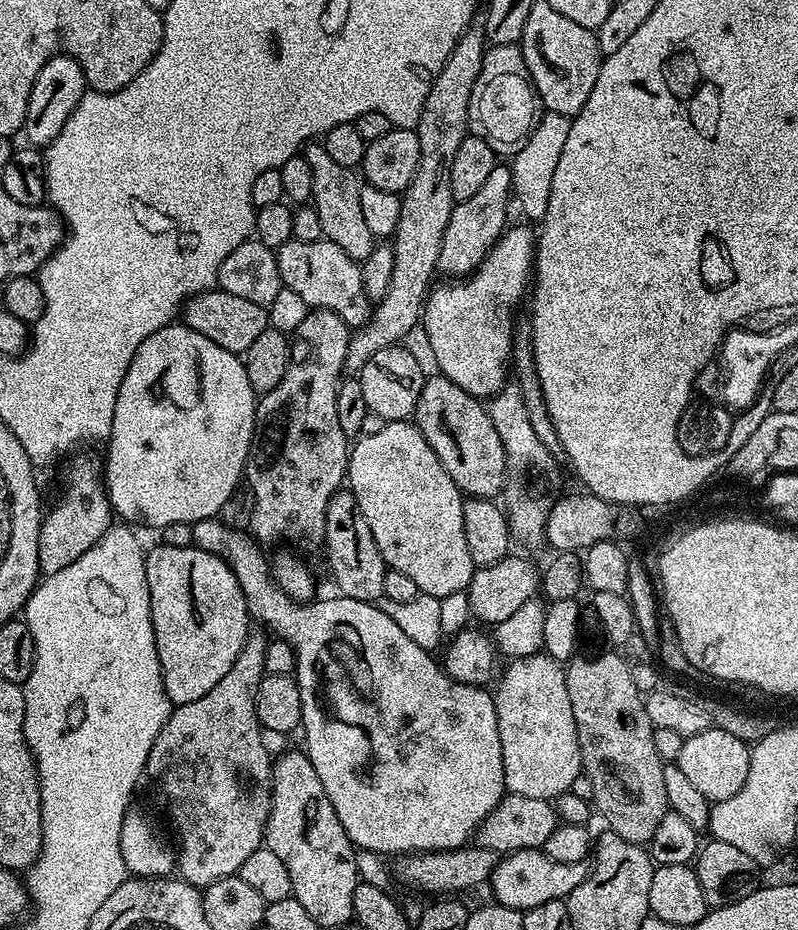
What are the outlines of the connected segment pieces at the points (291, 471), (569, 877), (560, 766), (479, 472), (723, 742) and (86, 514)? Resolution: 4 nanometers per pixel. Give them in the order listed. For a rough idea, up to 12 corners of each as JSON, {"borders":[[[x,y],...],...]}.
{"borders":[[[314,308],[259,397],[243,479],[264,546],[324,539],[348,474],[350,329]],[[539,848],[501,855],[491,899],[527,912],[564,900],[590,864]],[[515,657],[495,689],[505,789],[583,773],[565,667]],[[429,375],[414,423],[465,497],[499,497],[502,438],[477,397]],[[719,726],[684,738],[675,764],[710,802],[752,772],[747,743]],[[71,457],[68,489],[38,534],[44,576],[114,524],[101,461]]]}

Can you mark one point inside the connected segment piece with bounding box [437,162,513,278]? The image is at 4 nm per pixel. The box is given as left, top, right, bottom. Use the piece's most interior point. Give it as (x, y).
(476, 223)

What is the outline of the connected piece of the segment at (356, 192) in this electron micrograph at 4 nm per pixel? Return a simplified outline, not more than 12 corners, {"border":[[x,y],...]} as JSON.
{"border":[[323,143],[302,155],[323,239],[363,262],[374,238],[362,215],[361,177]]}

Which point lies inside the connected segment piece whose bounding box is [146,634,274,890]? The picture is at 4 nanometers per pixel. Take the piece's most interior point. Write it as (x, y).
(209, 760)

